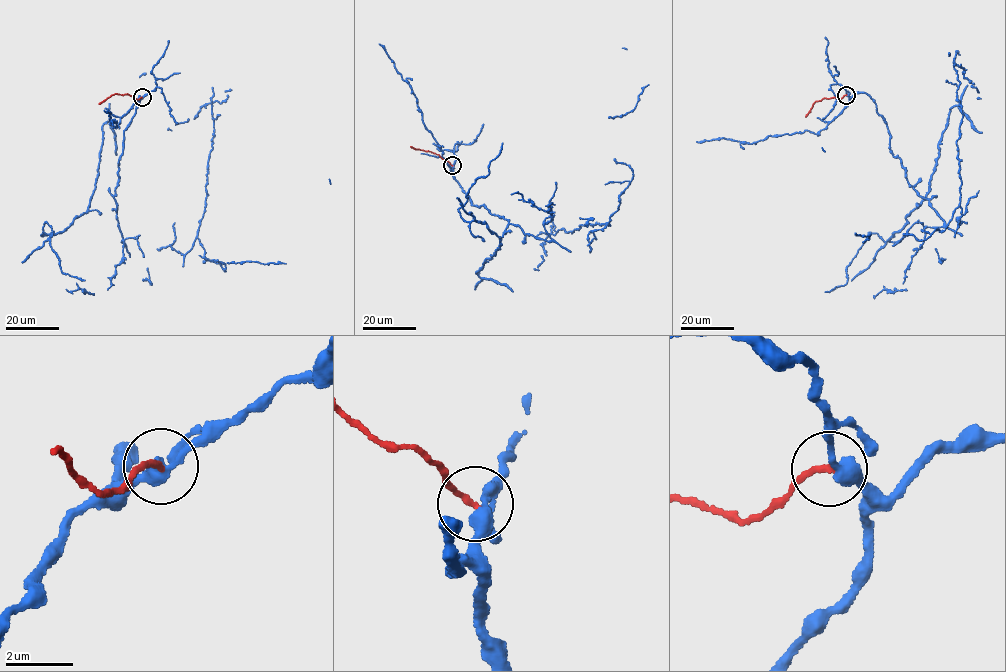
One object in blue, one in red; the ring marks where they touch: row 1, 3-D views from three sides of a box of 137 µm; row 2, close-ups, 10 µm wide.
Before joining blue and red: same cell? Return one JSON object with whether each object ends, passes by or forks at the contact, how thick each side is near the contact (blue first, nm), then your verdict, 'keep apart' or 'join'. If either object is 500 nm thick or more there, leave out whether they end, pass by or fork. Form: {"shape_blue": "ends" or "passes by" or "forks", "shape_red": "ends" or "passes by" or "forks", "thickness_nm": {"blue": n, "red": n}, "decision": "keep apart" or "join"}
{"shape_blue": "passes by", "shape_red": "ends", "thickness_nm": {"blue": 380, "red": 150}, "decision": "keep apart"}

